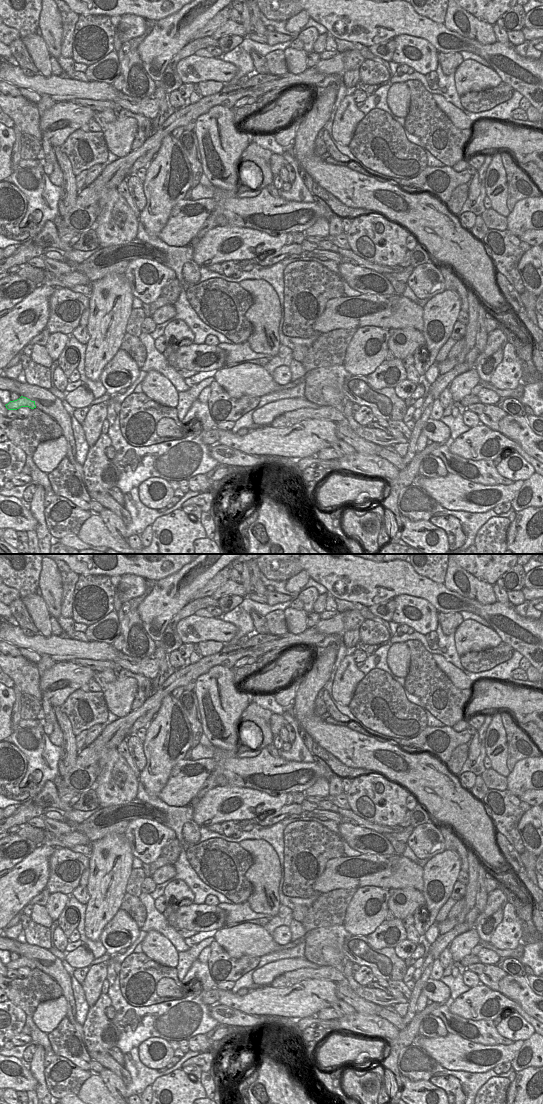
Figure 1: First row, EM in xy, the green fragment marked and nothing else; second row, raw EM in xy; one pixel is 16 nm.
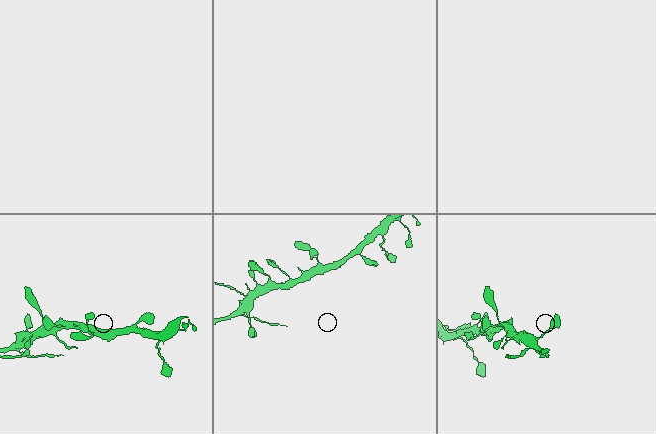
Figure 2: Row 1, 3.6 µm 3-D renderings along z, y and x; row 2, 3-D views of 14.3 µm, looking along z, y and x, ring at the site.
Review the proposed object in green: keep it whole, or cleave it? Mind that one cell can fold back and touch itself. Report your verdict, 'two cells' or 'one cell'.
two cells

